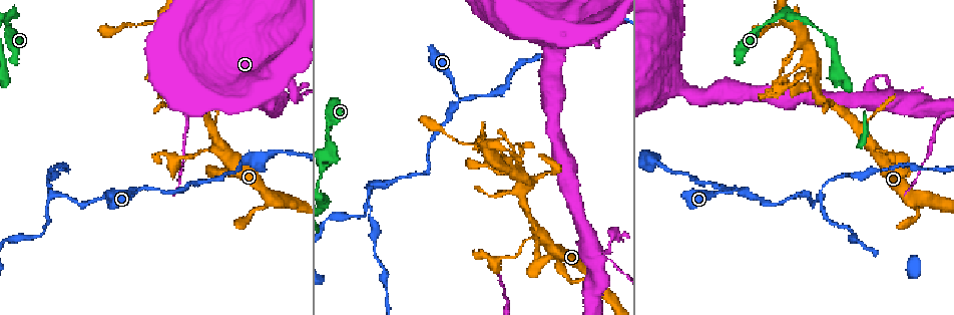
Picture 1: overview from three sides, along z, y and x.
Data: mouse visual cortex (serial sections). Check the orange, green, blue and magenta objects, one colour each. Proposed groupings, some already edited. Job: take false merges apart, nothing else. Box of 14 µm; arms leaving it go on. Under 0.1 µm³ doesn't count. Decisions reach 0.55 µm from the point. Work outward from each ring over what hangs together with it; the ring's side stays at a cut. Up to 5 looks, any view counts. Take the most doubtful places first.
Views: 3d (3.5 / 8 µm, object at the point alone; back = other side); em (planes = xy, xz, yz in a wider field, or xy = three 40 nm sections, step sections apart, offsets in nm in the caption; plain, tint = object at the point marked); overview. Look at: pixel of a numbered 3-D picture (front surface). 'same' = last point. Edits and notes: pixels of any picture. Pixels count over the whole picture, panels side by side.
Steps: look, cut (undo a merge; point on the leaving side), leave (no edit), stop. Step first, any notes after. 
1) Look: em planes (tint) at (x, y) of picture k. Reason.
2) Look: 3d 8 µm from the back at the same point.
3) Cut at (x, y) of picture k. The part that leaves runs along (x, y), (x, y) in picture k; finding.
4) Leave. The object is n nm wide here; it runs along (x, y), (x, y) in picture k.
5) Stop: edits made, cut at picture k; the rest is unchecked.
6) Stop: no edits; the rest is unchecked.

Look: 3d 3.5 µm at (137, 189) of picture 1. Sudden change in width.

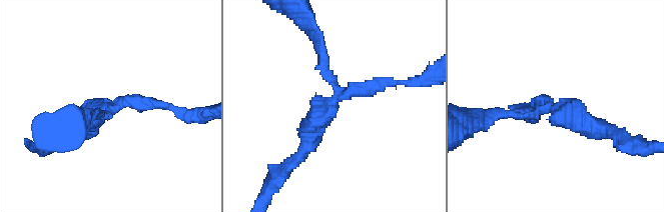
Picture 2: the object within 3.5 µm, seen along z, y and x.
Look: em xy step 5 (tint) at (548, 105) of picture 2. 3 arms meet here; the arms are 150, 150, 350 nm wide.

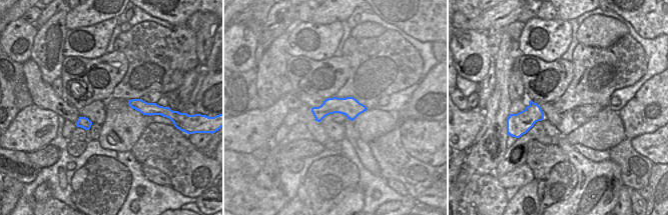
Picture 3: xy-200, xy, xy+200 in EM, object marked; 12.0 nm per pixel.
Look: em xy step 3 (tint) at the same point. Another direction.

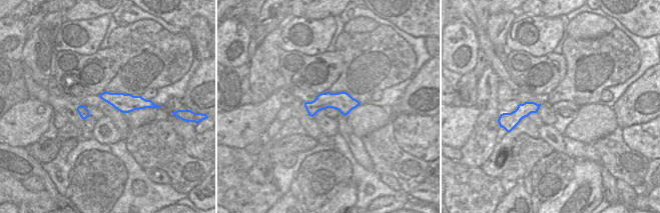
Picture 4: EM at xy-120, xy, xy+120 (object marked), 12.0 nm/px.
Leave. It runs along (491, 119), (560, 107), (599, 126) in picture 2; all the same cell.

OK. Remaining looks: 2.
Look: 3d 8 µm at (375, 184) of picture 1. Abrupt turn.

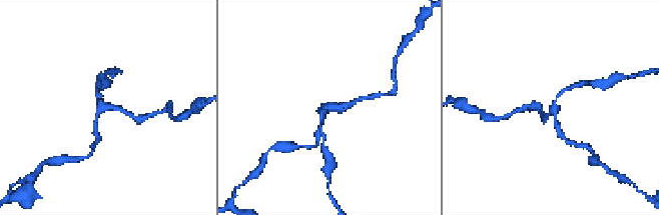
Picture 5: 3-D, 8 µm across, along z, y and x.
Look: em xy step 3 (tint) at (101, 106) of picture 5. 3 arms meet here; the arms are 150, 200, 200 nm wide.

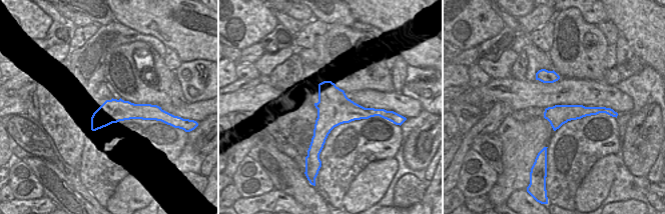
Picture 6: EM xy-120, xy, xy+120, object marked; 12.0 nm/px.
Leave. It runs along (129, 114), (102, 107), (96, 87) in picture 5; continuous, no second cell.

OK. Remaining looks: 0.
Stop: no edits; the rest is unchecked.

